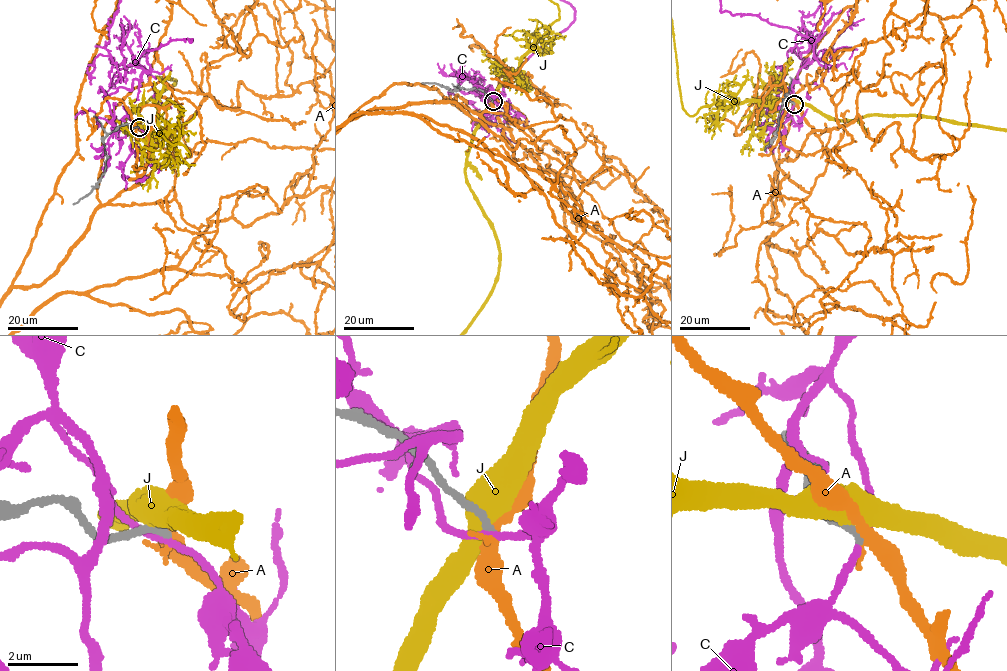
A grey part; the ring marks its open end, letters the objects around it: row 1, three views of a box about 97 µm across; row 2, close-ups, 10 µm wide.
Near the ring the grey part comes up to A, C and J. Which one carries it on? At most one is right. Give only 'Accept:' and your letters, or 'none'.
Accept: none

